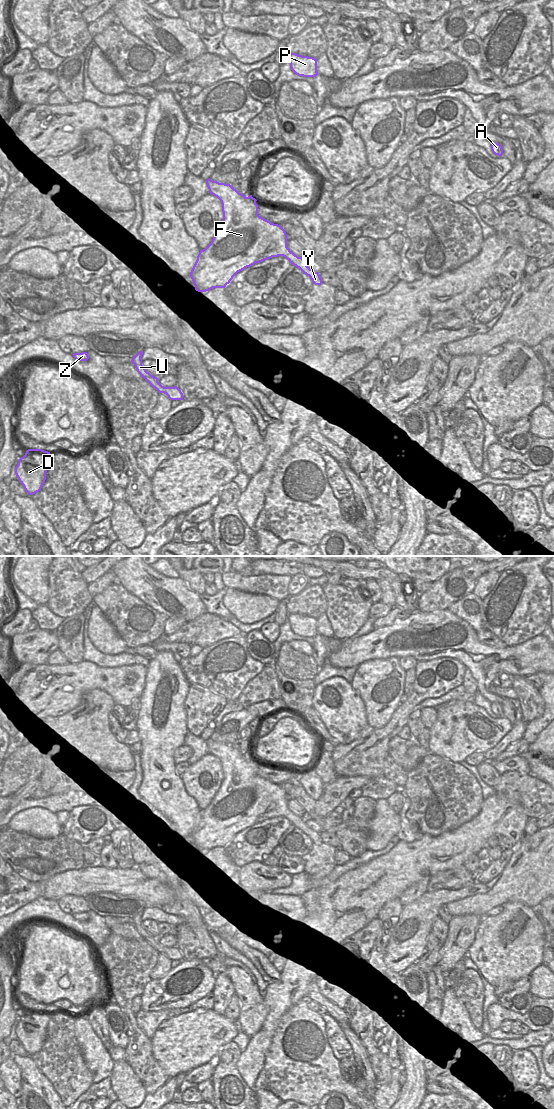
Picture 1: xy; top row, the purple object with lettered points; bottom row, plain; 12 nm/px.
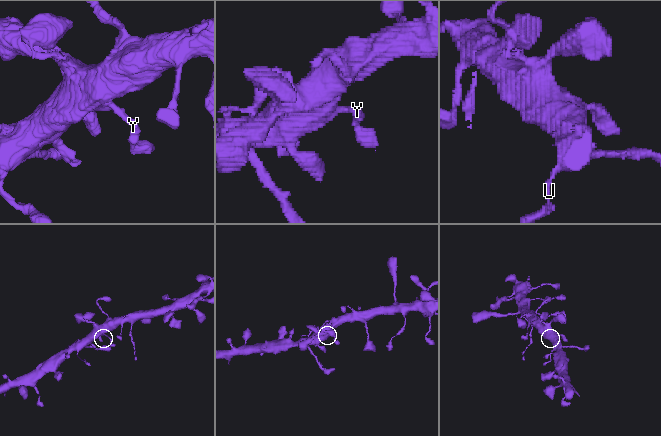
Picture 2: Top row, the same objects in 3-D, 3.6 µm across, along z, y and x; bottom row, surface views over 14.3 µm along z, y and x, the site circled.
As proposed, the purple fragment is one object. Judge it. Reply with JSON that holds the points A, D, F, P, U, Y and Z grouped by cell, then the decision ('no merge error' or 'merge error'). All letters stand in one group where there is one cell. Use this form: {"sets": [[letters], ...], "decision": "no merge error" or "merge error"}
{"sets": [["A", "D", "F", "P", "U", "Y", "Z"]], "decision": "no merge error"}

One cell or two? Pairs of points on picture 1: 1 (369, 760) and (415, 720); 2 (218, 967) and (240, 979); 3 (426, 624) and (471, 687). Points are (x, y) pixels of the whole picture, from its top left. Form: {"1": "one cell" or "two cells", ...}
{"1": "two cells", "2": "two cells", "3": "two cells"}

